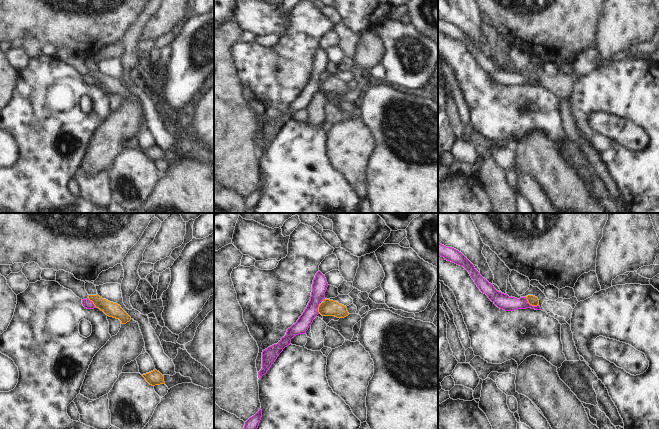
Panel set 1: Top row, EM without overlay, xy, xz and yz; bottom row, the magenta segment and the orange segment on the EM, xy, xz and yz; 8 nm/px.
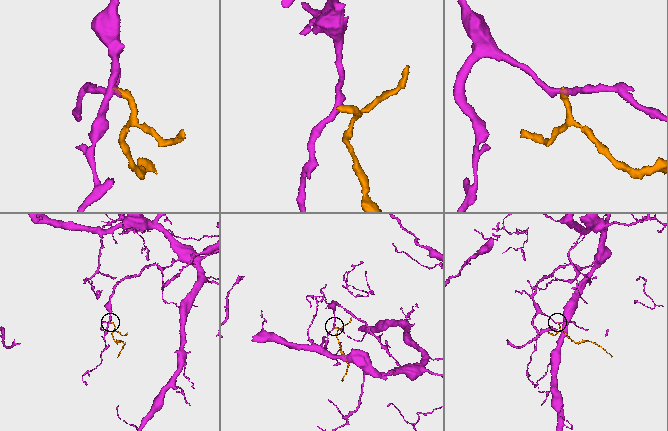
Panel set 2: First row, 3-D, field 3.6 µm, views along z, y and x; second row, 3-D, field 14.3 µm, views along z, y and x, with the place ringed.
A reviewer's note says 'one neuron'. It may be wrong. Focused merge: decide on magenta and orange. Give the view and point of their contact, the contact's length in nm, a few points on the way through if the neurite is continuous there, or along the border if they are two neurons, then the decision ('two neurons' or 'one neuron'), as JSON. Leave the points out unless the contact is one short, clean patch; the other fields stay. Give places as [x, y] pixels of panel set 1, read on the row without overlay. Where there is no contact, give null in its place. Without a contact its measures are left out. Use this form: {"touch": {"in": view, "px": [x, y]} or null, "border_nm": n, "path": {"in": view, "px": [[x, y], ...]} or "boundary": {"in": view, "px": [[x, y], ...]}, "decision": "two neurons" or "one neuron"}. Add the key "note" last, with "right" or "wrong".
{"touch": {"in": "yz", "px": [531, 81]}, "border_nm": 130, "boundary": {"in": "yz", "px": [[525, 73], [530, 80], [538, 81]]}, "decision": "two neurons", "note": "wrong"}

